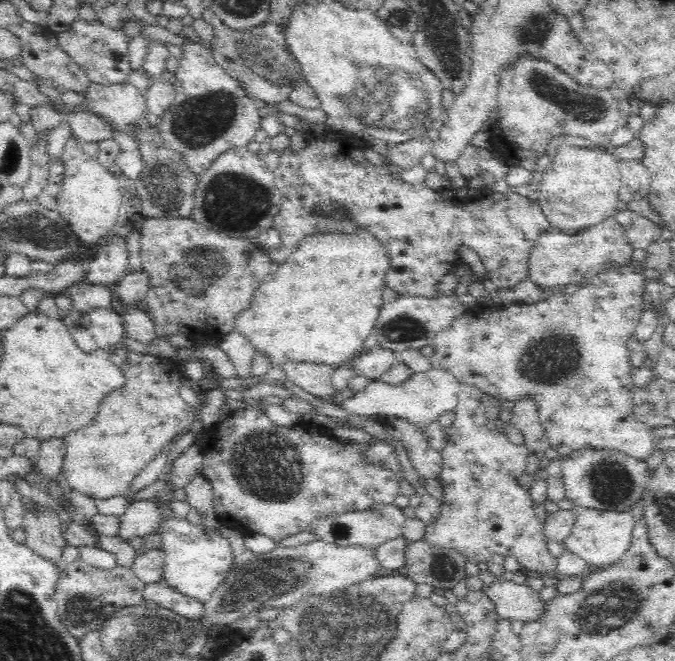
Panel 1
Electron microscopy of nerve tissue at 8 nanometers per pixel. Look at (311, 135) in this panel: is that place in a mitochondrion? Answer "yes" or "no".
no

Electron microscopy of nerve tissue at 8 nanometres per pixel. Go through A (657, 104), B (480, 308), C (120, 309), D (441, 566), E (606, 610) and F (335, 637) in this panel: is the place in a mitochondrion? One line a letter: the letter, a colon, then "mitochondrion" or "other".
A: other
B: other
C: other
D: mitochondrion
E: mitochondrion
F: mitochondrion

